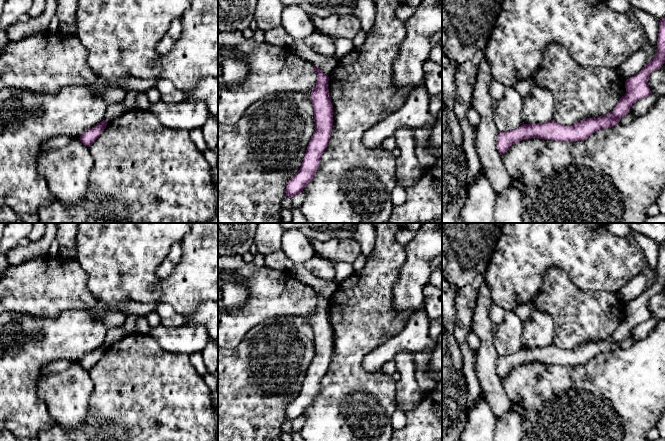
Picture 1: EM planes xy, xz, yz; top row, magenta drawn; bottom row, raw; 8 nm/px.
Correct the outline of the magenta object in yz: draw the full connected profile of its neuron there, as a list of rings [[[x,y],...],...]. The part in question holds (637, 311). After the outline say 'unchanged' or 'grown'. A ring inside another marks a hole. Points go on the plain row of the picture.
[[[665,241],[659,246],[657,277],[653,284],[648,285],[643,293],[625,305],[626,317],[608,338],[597,342],[587,342],[573,349],[562,349],[555,344],[545,347],[522,348],[519,352],[499,356],[497,374],[503,380],[514,368],[529,362],[540,362],[555,365],[582,365],[599,353],[614,351],[619,343],[629,337],[632,329],[651,318],[648,309],[650,298],[665,287]]]; unchanged

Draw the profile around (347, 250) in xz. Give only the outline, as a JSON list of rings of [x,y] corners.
[[[334,238],[327,242],[311,240],[316,255],[333,262],[353,264],[362,254],[361,246],[351,238]]]

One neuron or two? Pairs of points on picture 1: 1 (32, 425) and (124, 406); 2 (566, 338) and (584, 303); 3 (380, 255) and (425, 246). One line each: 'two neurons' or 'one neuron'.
1: two neurons
2: one neuron
3: two neurons

